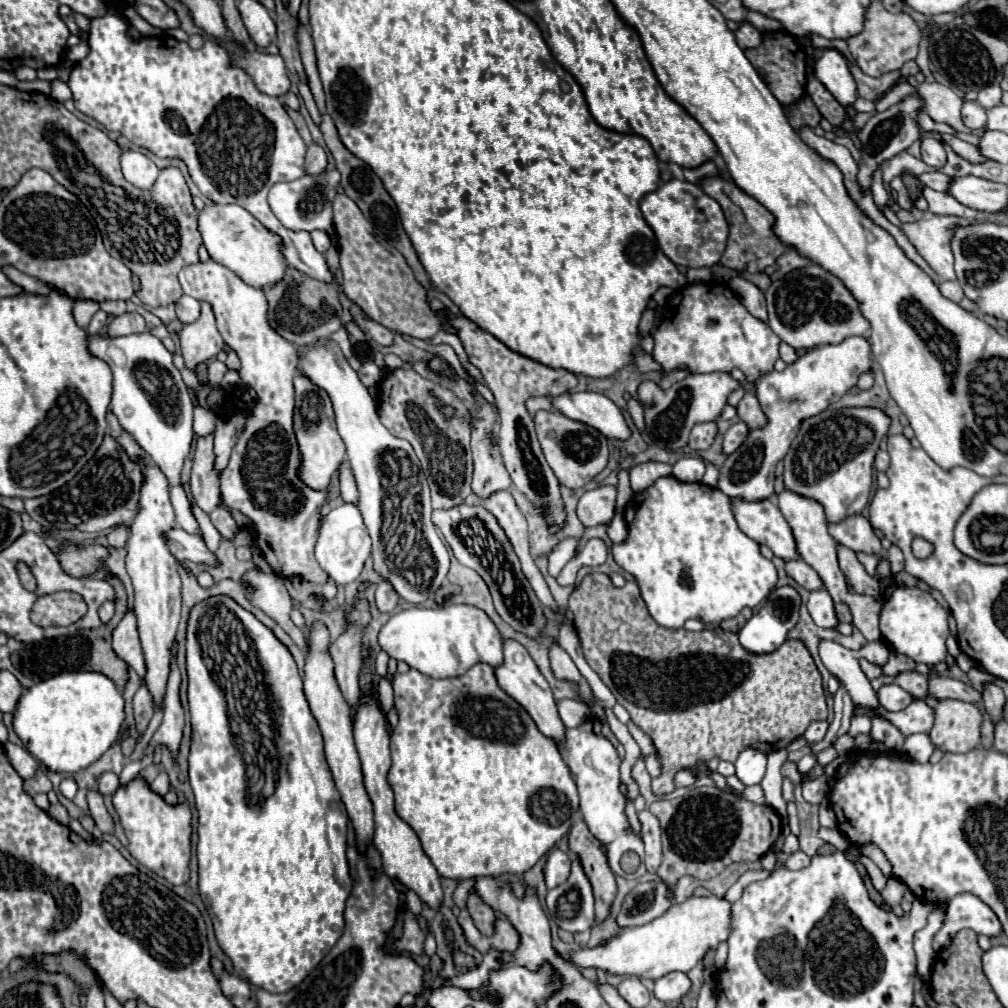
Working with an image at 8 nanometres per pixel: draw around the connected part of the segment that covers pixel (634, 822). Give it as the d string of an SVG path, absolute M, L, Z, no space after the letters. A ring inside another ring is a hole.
M626 798L625 814L629 820L629 823L632 829L640 836L641 835L641 824L637 817L637 811L634 806L634 802L631 802L631 800L627 800L627 798Z

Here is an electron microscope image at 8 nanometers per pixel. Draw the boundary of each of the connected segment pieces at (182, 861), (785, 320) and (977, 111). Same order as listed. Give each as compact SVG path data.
M143 776L133 778L127 786L121 786L113 794L113 806L119 816L119 824L129 840L127 850L131 856L165 878L169 884L185 884L189 880L191 860L191 810L187 804L171 806L159 794L155 794Z
M809 264L805 268L793 270L787 276L783 276L781 280L775 280L769 290L765 292L767 298L767 310L769 310L769 326L771 330L789 346L793 346L795 350L811 350L815 346L821 344L839 344L849 336L867 336L869 334L869 320L861 314L859 302L855 300L855 296L849 292L849 288L843 284L843 280L839 280L835 274L827 272L823 266L819 264Z
M963 102L961 116L963 116L963 124L971 130L977 130L977 128L985 126L985 122L987 122L985 110L977 102Z

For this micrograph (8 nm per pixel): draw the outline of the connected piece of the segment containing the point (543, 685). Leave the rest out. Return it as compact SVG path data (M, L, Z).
M505 638L503 640L503 652L505 652L503 662L499 666L495 666L495 678L497 678L499 686L529 712L529 716L535 720L535 724L539 726L539 730L545 736L551 736L555 742L559 742L563 738L565 726L559 720L559 714L557 714L557 708L555 708L555 700L553 700L553 694L551 694L551 688L549 688L547 680L543 678L543 674L537 670L535 662L527 654L527 650L517 640Z

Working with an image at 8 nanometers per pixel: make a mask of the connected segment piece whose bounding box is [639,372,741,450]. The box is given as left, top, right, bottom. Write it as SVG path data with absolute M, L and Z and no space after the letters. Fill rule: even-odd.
M713 372L713 374L691 374L681 382L675 382L669 390L661 390L655 382L643 382L639 386L639 398L643 404L647 404L645 408L645 424L647 424L647 434L649 438L667 450L681 450L683 446L687 446L687 438L689 432L695 424L701 422L713 422L717 420L717 416L723 412L723 408L727 406L727 398L733 390L737 390L741 384L729 374L729 372Z

